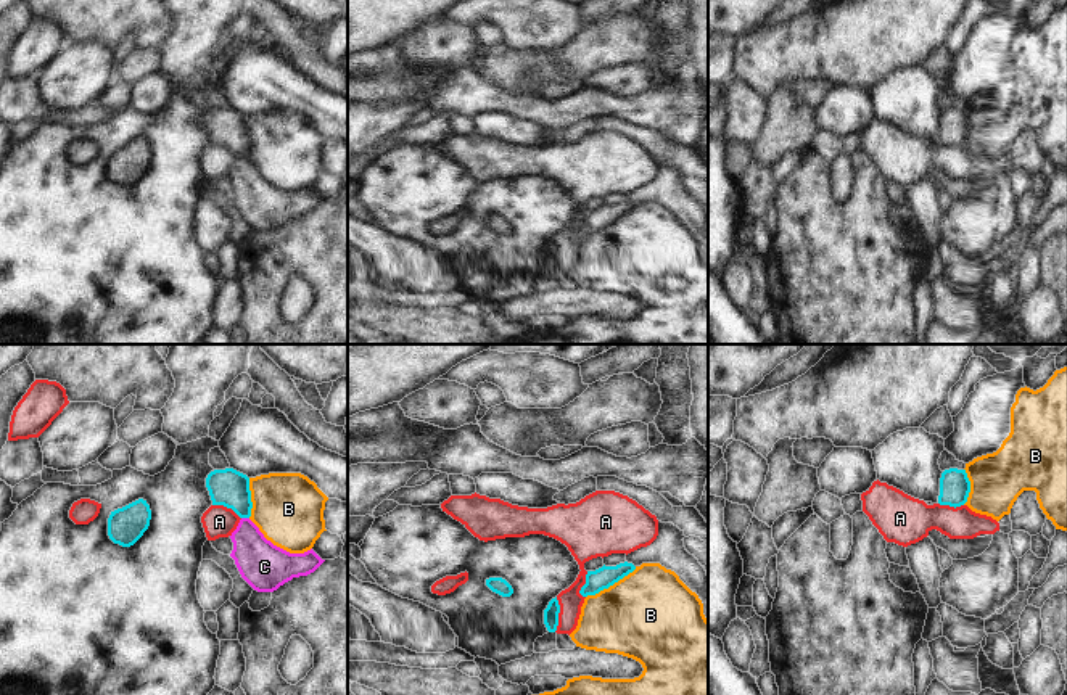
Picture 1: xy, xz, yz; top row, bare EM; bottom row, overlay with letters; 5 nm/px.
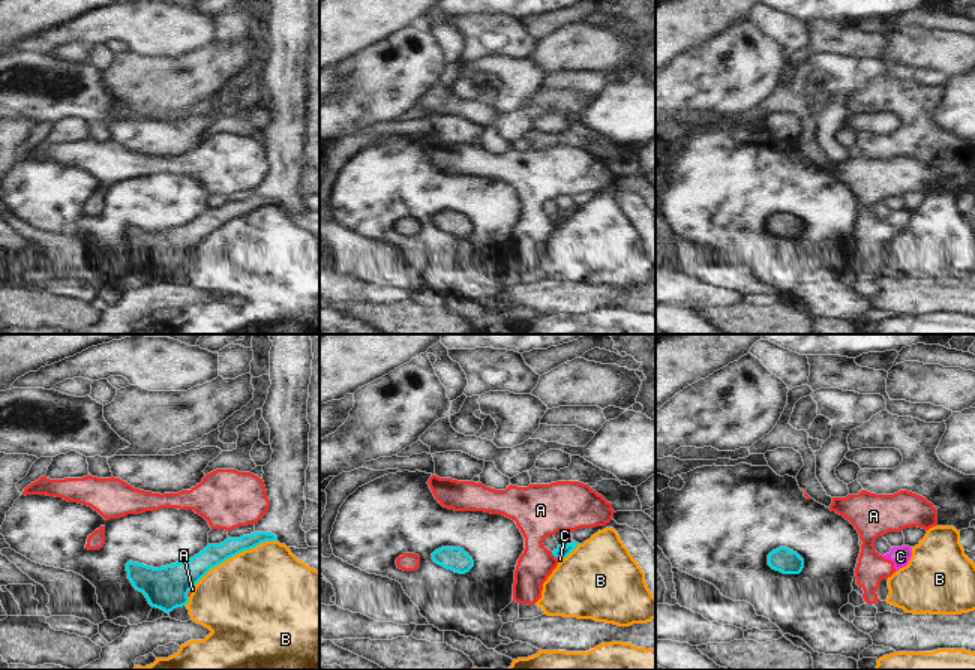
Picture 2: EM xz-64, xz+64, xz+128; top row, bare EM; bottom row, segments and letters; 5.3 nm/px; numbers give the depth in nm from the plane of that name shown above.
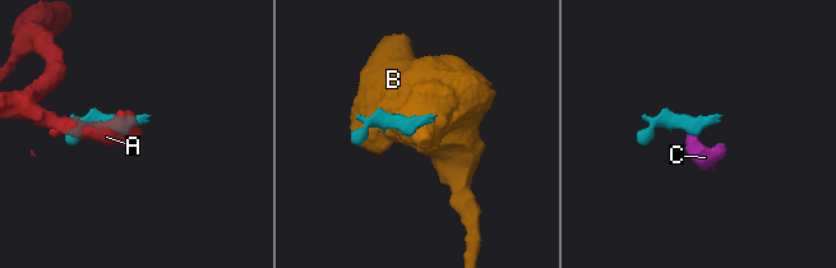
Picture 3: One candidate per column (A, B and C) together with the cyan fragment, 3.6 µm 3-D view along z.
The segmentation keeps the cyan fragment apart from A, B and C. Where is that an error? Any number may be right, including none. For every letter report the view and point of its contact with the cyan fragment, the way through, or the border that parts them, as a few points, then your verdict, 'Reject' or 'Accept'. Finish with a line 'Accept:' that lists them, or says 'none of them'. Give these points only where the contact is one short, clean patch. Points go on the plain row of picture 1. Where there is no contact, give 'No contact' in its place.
A: Touches cyan at xz (557, 254). Boundary: xz (557, 237), (559, 264), (554, 271). Reject
B: Touches cyan at xz (610, 224). Reject
C: Touches cyan at xy (245, 156). Boundary: xy (242, 156), (248, 158). Reject
Accept: none of them

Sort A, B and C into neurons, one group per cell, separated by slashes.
A C / B

